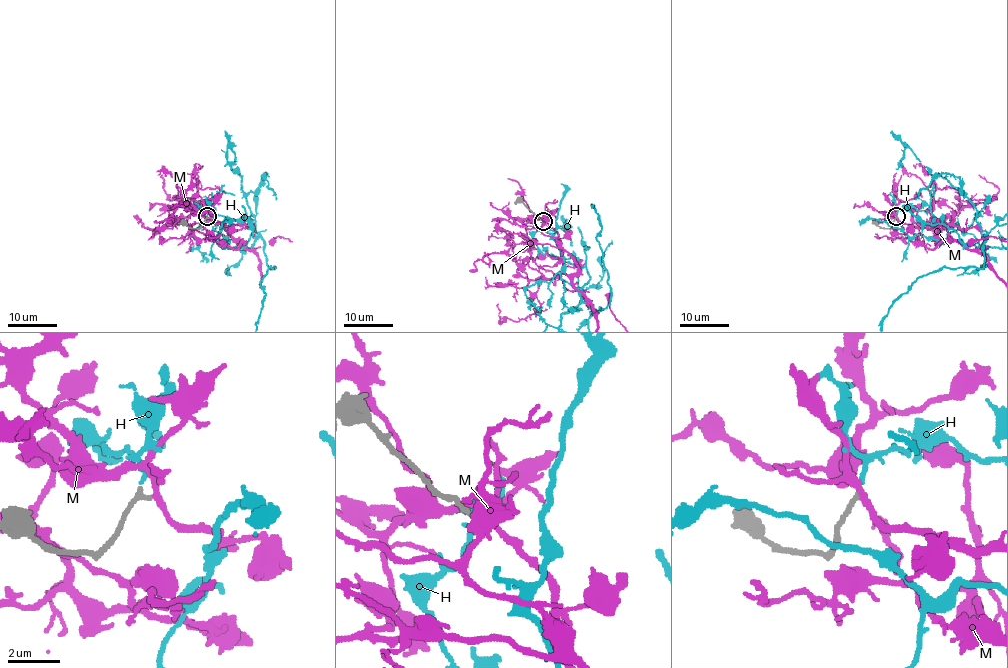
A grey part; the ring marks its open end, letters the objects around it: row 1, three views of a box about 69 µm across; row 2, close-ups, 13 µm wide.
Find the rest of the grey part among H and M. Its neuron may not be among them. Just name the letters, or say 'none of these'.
H

